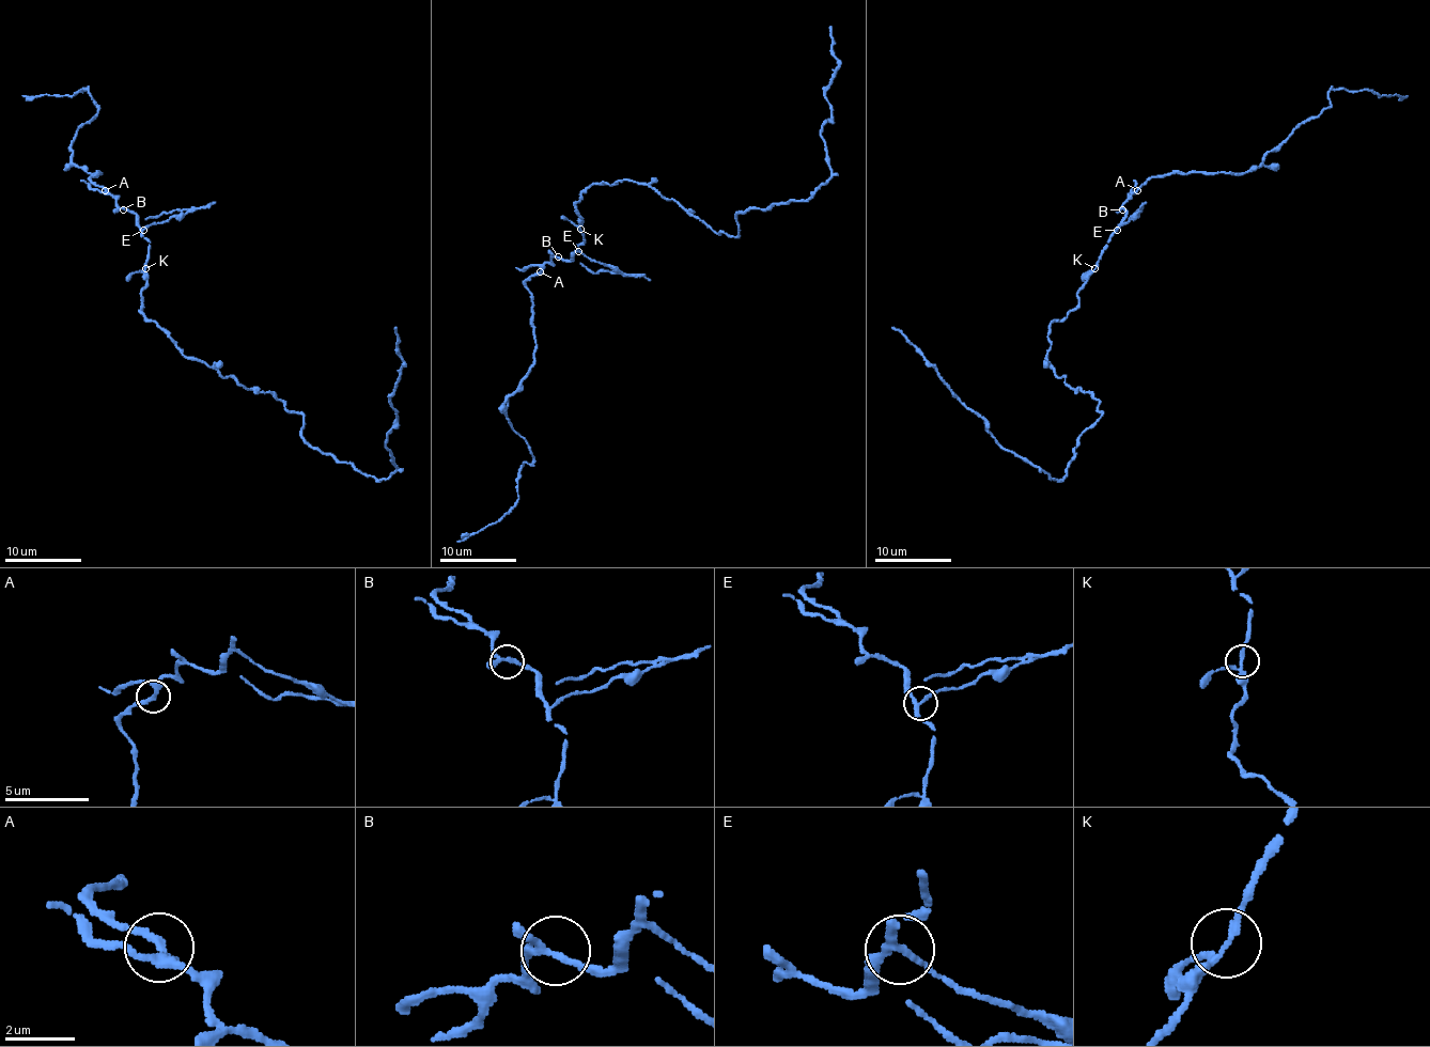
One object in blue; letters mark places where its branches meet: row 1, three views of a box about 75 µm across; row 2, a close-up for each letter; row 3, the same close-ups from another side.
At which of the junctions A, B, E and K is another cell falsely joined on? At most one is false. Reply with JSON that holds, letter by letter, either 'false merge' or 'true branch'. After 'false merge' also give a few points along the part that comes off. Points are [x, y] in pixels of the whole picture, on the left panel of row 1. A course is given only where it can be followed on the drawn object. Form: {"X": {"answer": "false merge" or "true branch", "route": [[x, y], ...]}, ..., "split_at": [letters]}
{"A": {"answer": "true branch"}, "B": {"answer": "true branch"}, "E": {"answer": "false merge", "route": [[143, 231], [150, 224], [181, 213], [172, 209], [145, 219]]}, "K": {"answer": "true branch"}, "split_at": ["E"]}

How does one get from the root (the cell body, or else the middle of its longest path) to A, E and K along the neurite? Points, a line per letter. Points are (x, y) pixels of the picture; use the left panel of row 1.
A: (155, 323), (148, 321), (140, 311), (150, 244), (136, 222), (136, 215), (123, 209), (105, 190)
E: (155, 323), (148, 321), (140, 311), (150, 244), (142, 234), (143, 231)
K: (155, 323), (148, 321), (140, 311), (145, 269)

